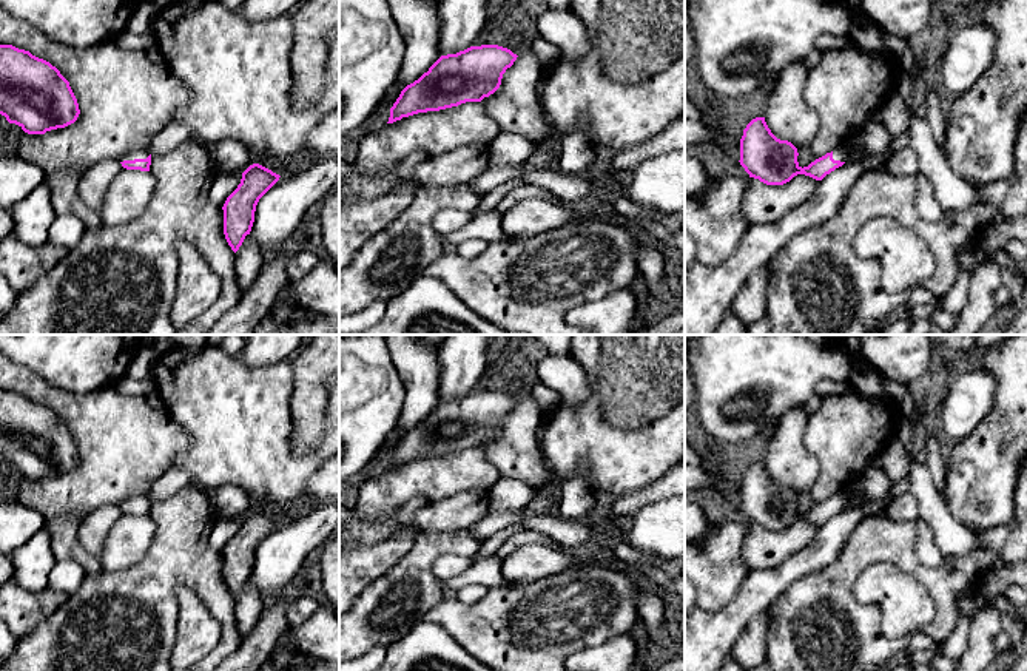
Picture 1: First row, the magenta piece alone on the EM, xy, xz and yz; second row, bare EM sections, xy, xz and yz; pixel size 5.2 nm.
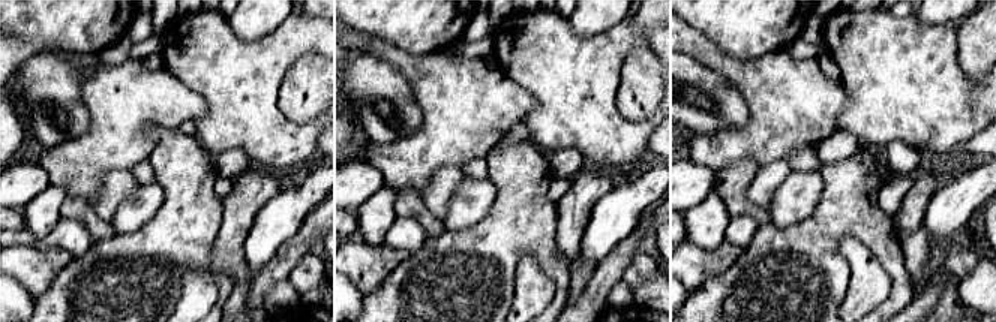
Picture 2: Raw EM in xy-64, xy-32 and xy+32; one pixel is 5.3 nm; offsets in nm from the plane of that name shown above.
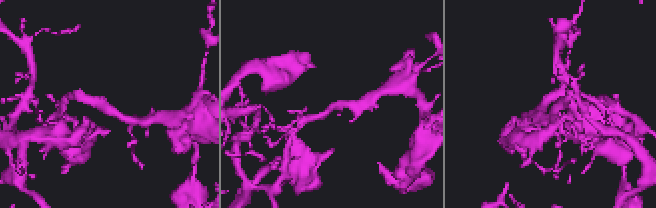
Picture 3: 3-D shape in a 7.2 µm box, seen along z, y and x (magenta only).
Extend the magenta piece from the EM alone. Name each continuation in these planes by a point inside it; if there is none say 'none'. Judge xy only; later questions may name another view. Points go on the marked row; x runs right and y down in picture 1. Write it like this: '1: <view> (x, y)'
1: xy (138, 155)

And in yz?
1: yz (842, 151)

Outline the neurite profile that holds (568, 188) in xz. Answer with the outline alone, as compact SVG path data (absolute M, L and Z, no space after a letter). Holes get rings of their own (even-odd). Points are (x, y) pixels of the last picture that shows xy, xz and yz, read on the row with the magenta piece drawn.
M557 167L530 171L526 174L524 180L546 188L566 205L589 196L594 190L594 179L588 174L566 174Z

